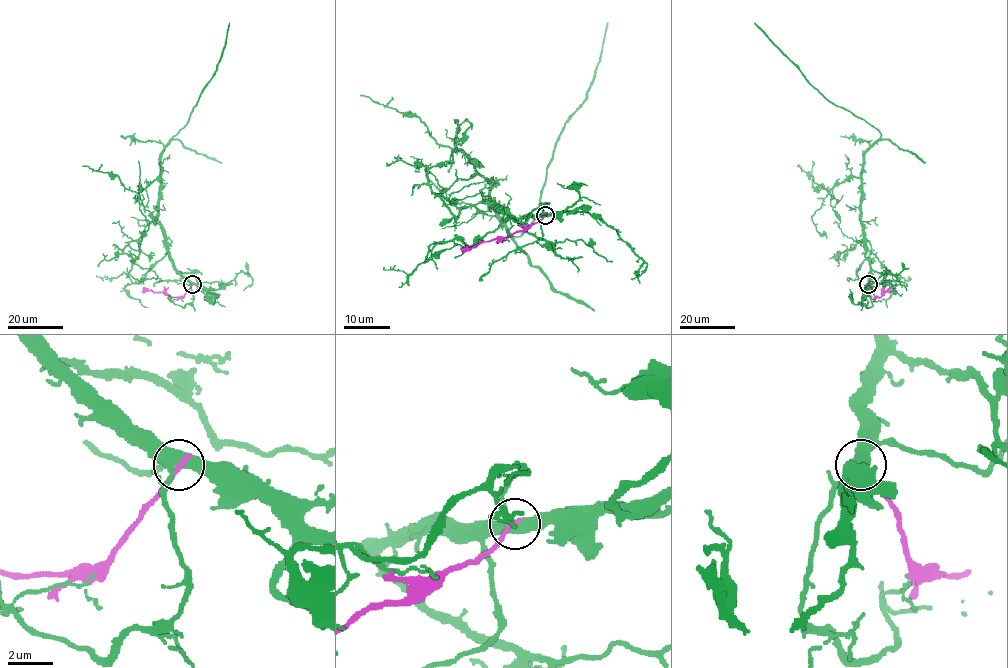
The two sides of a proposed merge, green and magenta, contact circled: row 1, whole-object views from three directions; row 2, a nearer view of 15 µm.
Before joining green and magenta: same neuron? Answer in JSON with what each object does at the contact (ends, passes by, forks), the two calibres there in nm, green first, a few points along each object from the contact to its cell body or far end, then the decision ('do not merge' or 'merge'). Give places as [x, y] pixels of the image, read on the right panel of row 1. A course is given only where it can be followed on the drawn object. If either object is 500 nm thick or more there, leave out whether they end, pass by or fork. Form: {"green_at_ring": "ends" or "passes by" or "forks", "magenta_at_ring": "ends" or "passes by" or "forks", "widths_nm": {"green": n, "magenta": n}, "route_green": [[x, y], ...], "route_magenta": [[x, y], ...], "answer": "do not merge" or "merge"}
{"green_at_ring": "forks", "magenta_at_ring": "ends", "widths_nm": {"green": 440, "magenta": 260}, "route_green": [[868, 284], [870, 268], [860, 220], [863, 155], [881, 134], [849, 111], [828, 101], [754, 22]], "route_magenta": [[868, 284], [874, 295], [880, 297], [890, 287]], "answer": "do not merge"}

